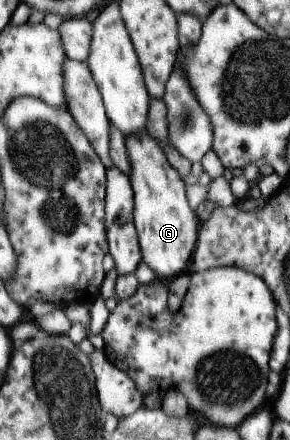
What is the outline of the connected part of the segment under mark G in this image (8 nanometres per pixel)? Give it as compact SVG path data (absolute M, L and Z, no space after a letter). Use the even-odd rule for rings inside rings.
M145 130L141 133L126 135L124 139L126 156L129 162L128 180L133 194L132 216L137 232L141 260L155 274L156 280L168 282L180 273L189 272L191 254L193 253L200 223L188 206L185 197L185 183L181 176L170 166L159 142Z

